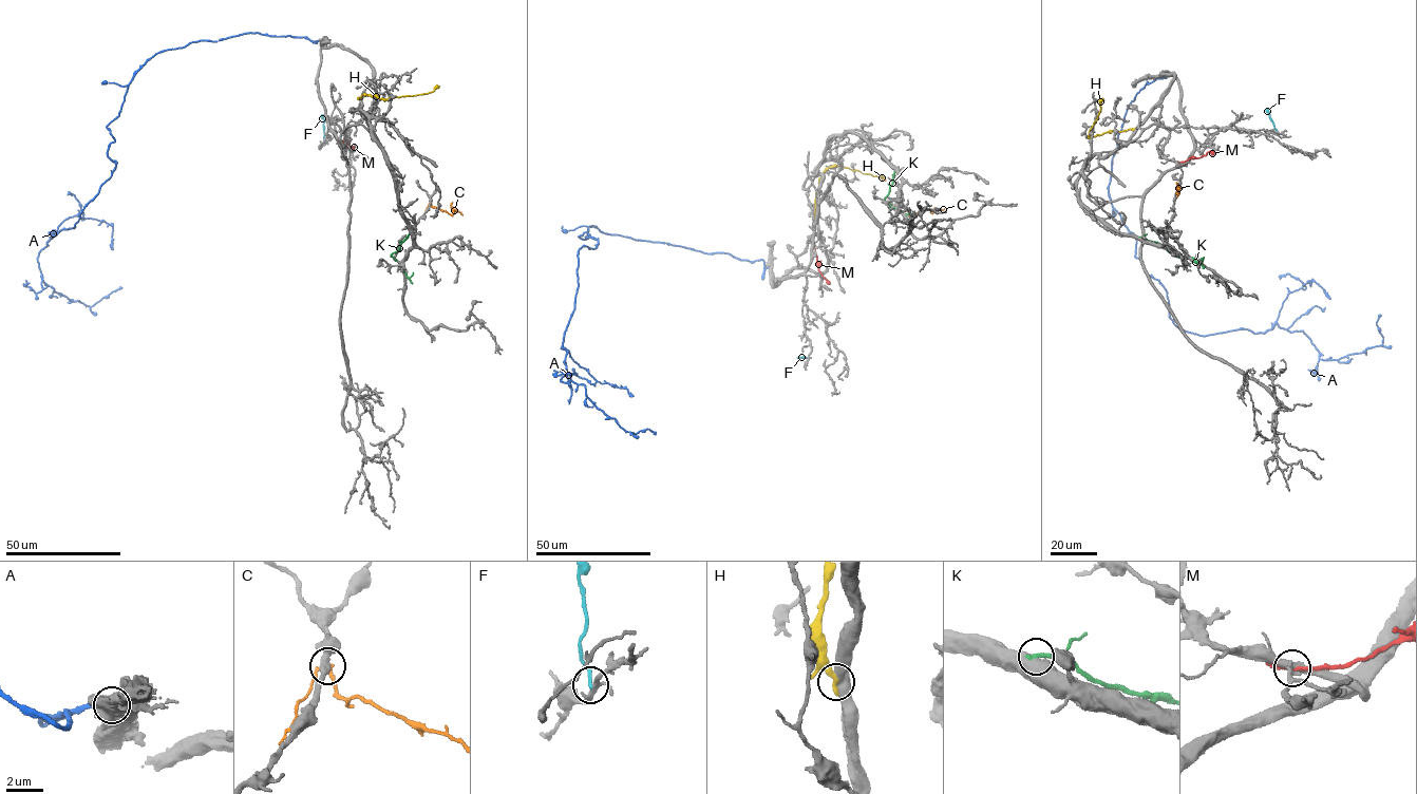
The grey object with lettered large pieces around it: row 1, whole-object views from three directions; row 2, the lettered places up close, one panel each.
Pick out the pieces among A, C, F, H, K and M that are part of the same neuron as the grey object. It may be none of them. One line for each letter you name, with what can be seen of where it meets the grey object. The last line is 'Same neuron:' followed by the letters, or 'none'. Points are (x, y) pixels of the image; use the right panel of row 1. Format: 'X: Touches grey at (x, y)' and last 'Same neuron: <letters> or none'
Same neuron: none

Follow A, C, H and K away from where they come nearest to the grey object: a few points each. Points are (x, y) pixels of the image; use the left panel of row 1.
A: (322, 40), (200, 40), (138, 70), (107, 126), (114, 170), (37, 260), (53, 292), (88, 306), (121, 287)
C: (430, 203), (451, 214), (454, 209), (463, 214)
H: (360, 98), (364, 93), (388, 99), (427, 94), (439, 86)
K: (412, 228), (391, 256), (400, 263), (408, 278), (413, 272)

